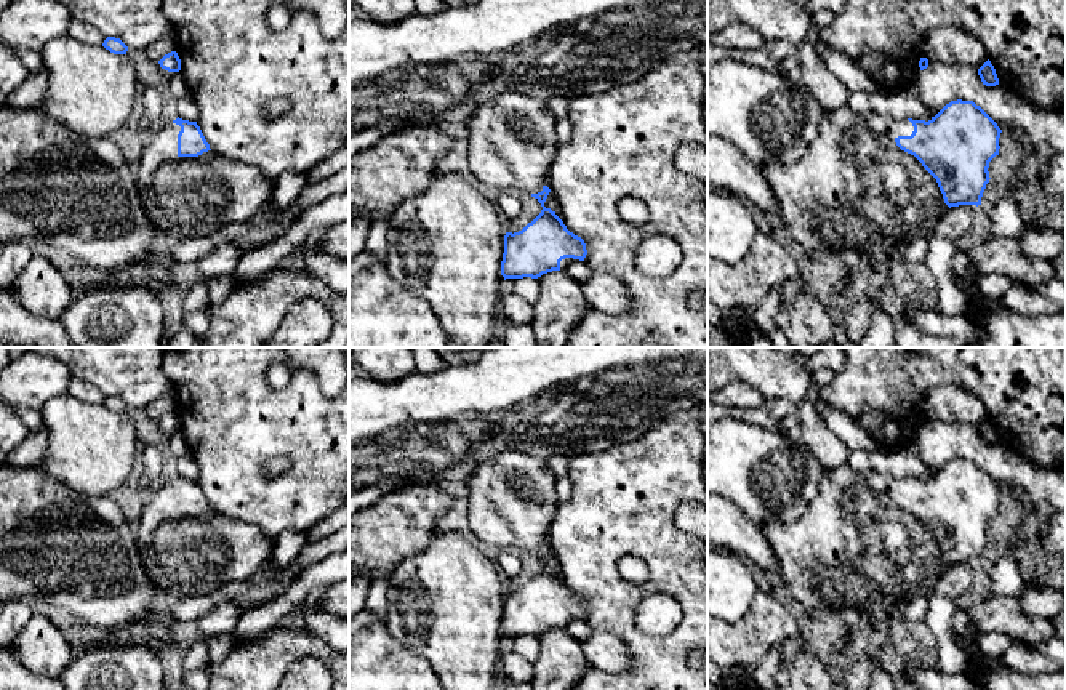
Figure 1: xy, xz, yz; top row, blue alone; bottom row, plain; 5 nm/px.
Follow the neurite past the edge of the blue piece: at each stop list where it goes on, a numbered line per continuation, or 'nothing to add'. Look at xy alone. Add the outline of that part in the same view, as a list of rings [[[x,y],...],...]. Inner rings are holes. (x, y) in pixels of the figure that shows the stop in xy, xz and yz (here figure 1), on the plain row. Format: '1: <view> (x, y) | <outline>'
1: xy (184, 556) | [[[162,482],[149,496],[142,498],[144,509],[136,527],[136,546],[160,599],[197,597],[214,592],[230,581],[253,578],[267,568],[274,540],[245,520],[232,520],[213,509],[198,515],[178,514],[181,485]]]

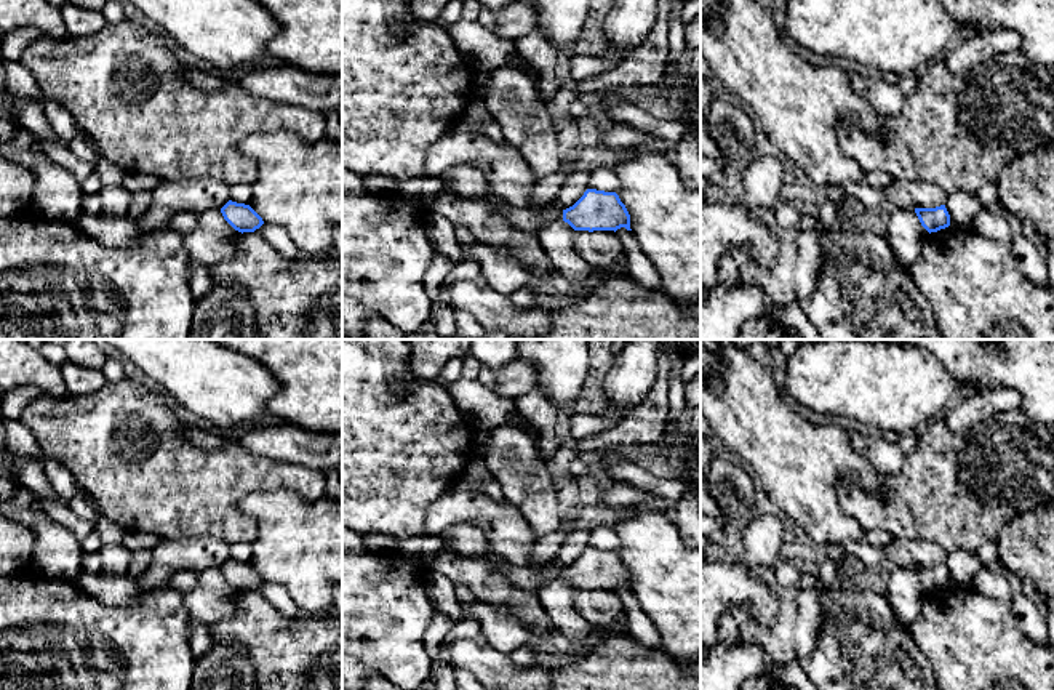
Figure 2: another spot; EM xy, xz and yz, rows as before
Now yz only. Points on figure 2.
nothing to add

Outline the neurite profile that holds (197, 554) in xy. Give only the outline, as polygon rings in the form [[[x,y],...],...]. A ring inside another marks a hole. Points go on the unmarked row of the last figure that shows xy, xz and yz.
[[[214,536],[162,540],[155,548],[150,565],[134,581],[144,589],[158,589],[179,572],[202,573],[221,568],[229,559],[229,543]]]

